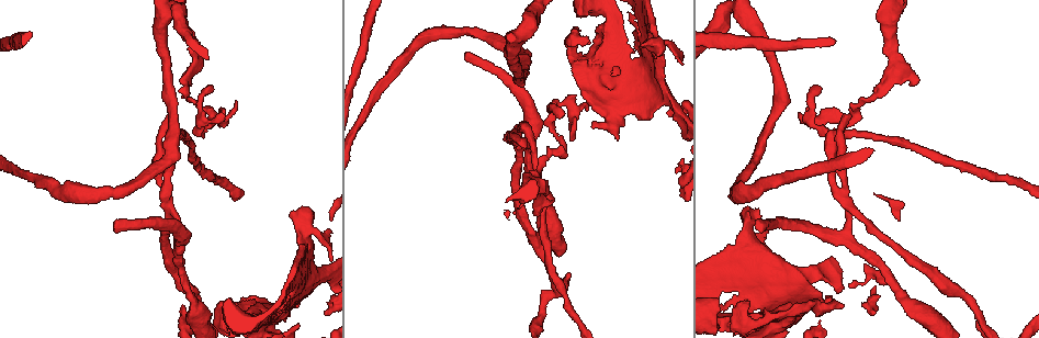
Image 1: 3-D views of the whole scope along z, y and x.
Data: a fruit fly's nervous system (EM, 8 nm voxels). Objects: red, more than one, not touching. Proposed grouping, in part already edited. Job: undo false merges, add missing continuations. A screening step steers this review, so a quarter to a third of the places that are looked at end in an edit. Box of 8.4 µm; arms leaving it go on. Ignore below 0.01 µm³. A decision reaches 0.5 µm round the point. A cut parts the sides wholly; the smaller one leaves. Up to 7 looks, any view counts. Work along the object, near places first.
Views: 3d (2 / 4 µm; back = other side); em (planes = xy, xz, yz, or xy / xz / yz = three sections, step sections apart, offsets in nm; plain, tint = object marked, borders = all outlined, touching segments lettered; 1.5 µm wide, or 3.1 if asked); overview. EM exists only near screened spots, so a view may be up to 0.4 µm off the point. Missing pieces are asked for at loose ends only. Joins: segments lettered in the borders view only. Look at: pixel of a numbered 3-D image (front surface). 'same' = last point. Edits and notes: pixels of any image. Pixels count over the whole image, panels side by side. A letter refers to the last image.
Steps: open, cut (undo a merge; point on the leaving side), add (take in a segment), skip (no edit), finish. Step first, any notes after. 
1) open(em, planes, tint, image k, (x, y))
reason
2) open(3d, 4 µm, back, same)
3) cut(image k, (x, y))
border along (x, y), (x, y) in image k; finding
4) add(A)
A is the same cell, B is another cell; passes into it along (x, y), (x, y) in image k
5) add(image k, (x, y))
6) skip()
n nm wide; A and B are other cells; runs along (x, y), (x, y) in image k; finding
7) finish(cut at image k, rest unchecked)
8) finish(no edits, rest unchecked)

open(3d, 2 µm, image 1, (175, 213))
a fork

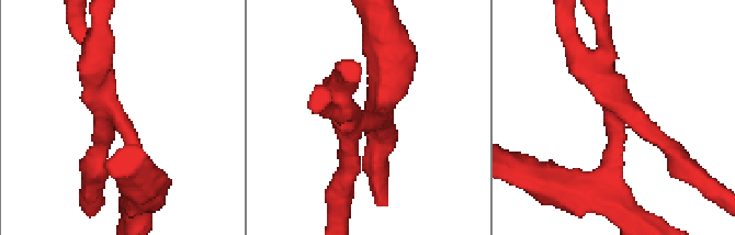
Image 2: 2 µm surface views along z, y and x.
open(em, planes, tint, image 2, (372, 118))

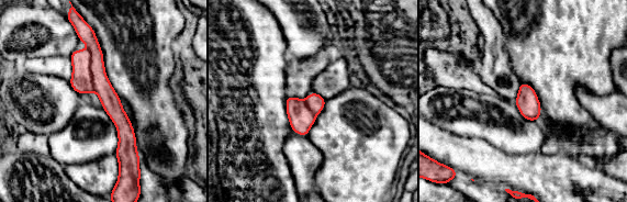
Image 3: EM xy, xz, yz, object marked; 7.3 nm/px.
open(em, planes, borders, same)

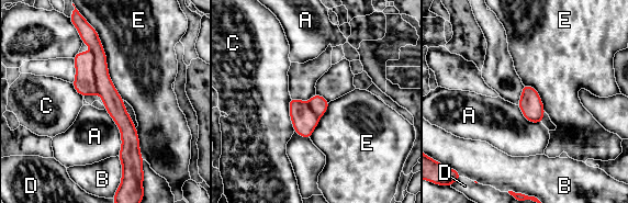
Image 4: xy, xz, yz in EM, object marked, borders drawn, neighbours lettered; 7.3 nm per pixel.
cut(image 4, (85, 83))
130 nm wide; A touches over 360 nm; A, B, C, D and E are other cells; two cells meet here

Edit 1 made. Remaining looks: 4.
open(overview)

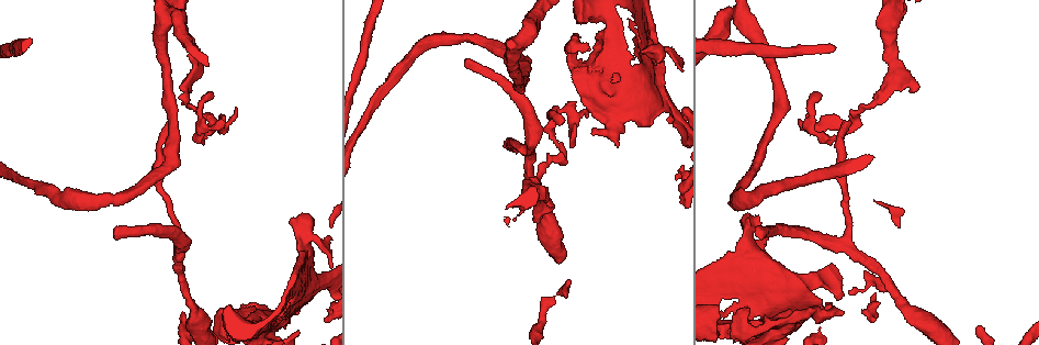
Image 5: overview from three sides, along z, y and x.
open(em, xy, step 4, tint, image 5, (911, 89))
an open end

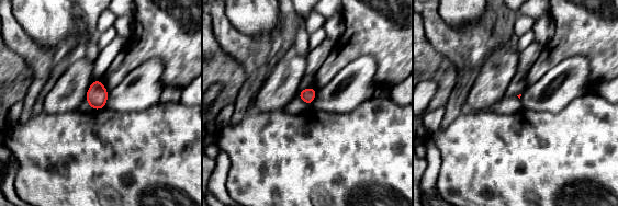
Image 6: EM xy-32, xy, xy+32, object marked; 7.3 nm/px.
open(em, xz, step 4, tint, same)
cut it another way

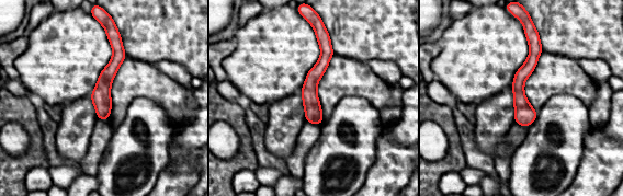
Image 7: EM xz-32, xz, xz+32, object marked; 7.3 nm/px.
open(em, xz, step 4, borders, same)
see the neighbours

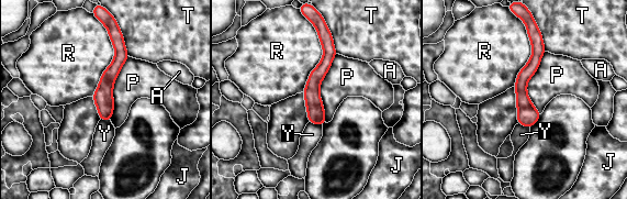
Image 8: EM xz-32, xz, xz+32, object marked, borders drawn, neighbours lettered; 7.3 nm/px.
skip()
A, J, P, R, T and Y are other cells; runs along (534, 34), (535, 62), (522, 79), (526, 123) in image 8; none of them fits

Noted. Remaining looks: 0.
finish(cut at image 4, rest unchecked)

